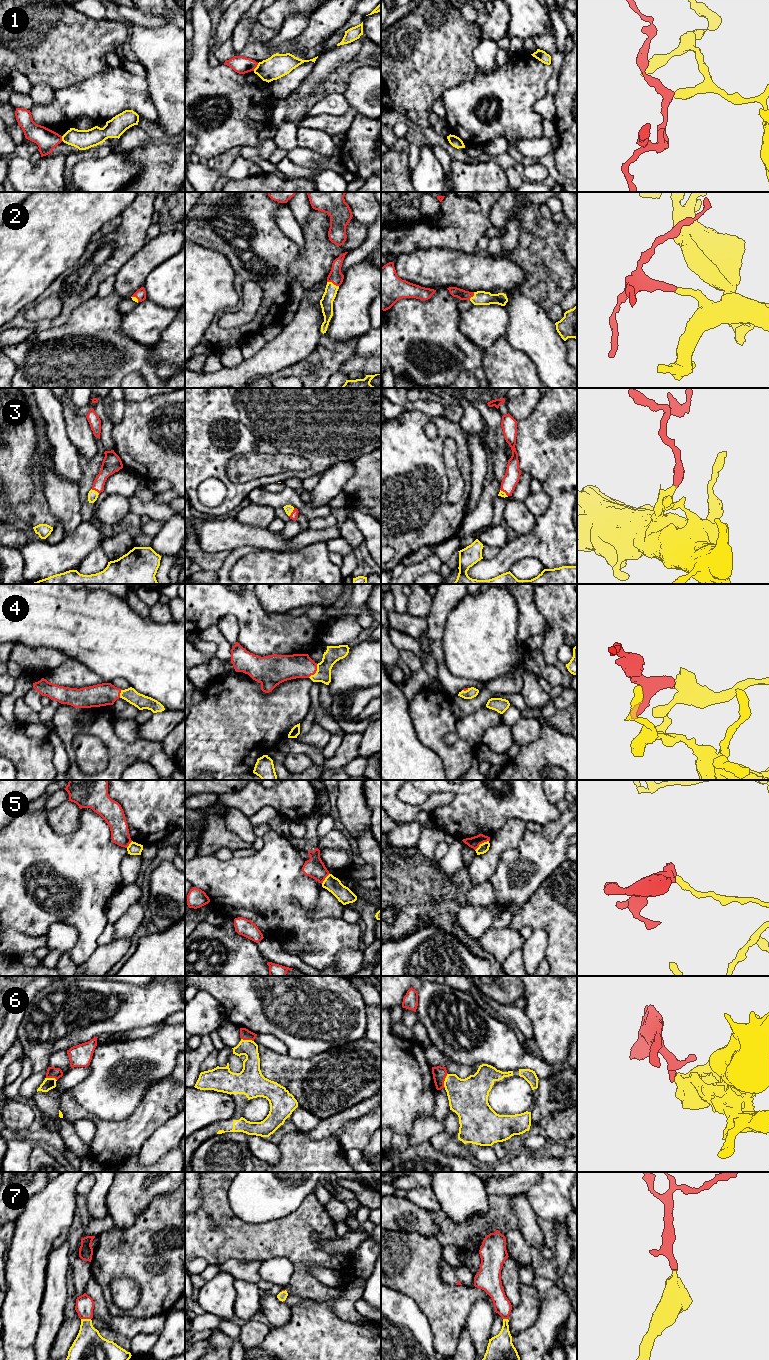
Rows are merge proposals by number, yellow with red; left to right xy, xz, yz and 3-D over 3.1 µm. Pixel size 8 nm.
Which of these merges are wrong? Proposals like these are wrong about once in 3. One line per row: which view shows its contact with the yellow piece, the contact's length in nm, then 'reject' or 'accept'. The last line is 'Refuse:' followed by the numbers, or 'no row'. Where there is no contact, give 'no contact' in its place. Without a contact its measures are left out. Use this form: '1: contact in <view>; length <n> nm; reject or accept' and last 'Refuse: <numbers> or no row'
1: contact in xz; length 80 nm; reject
2: contact in xz; length 100 nm; accept
3: contact in xz; length 80 nm; accept
4: contact in xz; length 130 nm; accept
5: contact in yz; length 140 nm; reject
6: contact in yz; length 120 nm; reject
7: contact in xy; length 80 nm; accept
Refuse: 1, 5, 6

